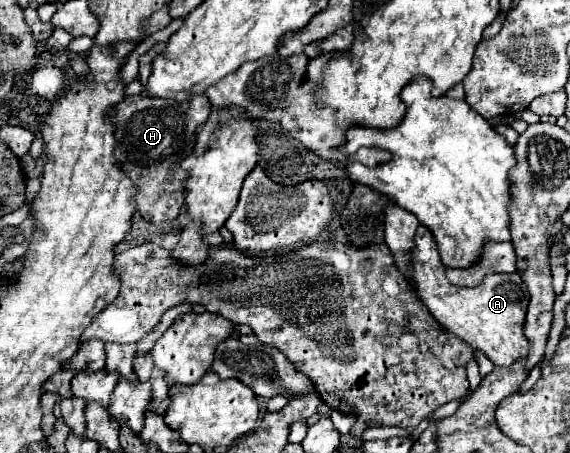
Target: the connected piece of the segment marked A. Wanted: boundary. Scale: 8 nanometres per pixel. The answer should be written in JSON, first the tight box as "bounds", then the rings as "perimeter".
{"bounds":[412,225,528,367],"perimeter":[[[420,225],[416,231],[416,249],[412,251],[412,279],[416,283],[418,297],[434,315],[434,319],[450,333],[458,335],[472,349],[482,351],[494,365],[508,367],[528,355],[528,339],[524,335],[524,321],[528,309],[528,291],[518,273],[512,275],[488,275],[474,289],[460,289],[452,285],[440,261],[436,241],[432,233]]]}

